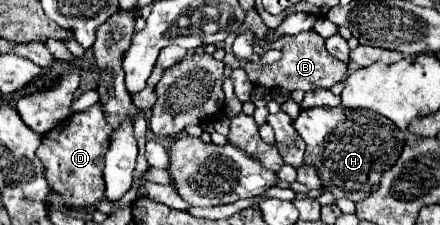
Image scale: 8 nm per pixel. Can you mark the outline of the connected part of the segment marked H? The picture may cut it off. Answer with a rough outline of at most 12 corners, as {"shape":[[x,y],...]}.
{"shape":[[309,108],[305,164],[335,198],[379,188],[405,134],[371,110]]}

